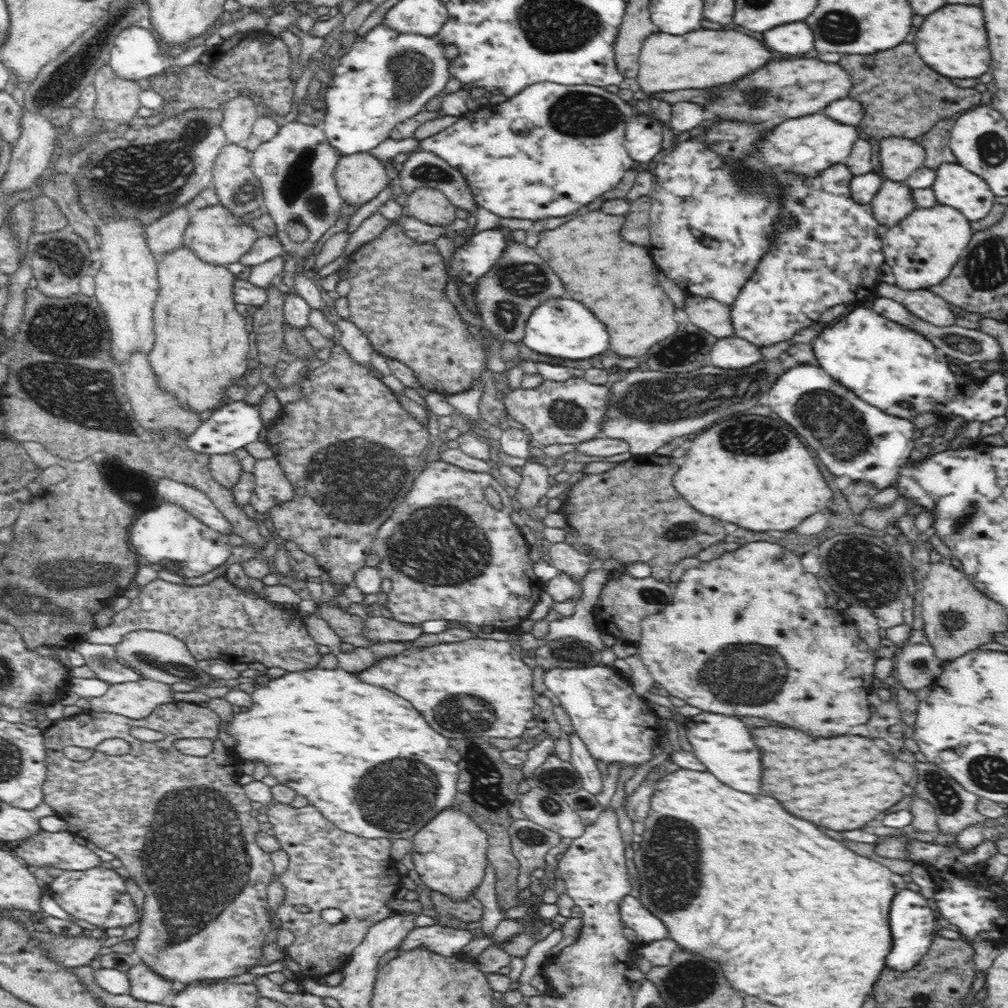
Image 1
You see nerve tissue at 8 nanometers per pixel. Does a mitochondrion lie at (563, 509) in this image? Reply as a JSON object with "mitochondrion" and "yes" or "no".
{"mitochondrion":"no"}

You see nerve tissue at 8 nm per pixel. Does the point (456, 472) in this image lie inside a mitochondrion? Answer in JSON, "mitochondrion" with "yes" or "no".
{"mitochondrion":"no"}

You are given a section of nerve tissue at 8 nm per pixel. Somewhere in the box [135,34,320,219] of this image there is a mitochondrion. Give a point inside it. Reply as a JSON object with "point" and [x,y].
{"point":[245,192]}

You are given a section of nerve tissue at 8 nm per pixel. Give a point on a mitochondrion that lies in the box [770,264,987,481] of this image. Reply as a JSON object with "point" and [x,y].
{"point":[834,424]}

